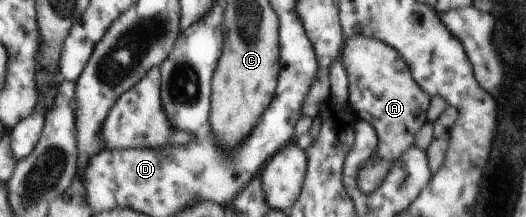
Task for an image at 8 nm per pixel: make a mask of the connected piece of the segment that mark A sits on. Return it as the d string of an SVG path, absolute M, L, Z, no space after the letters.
M355 36L345 40L340 59L349 78L349 104L357 117L373 126L378 135L377 149L356 175L359 189L366 194L376 190L394 163L414 145L415 134L427 122L431 97L418 86L408 63L388 43Z

